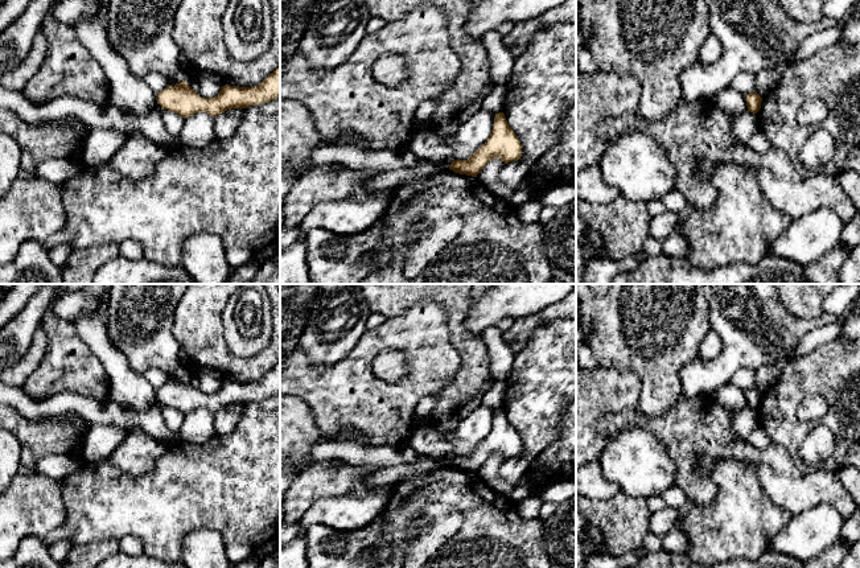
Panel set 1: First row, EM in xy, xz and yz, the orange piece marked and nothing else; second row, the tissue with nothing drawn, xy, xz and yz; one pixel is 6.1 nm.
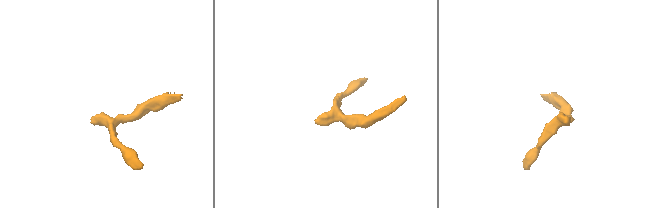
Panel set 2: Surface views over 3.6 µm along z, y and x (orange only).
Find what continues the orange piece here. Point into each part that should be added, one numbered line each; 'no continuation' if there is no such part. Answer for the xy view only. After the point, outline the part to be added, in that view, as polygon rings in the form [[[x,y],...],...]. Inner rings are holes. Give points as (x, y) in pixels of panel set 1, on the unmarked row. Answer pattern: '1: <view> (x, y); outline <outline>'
1: xy (140, 316); outline [[[112,284],[104,318],[112,342],[135,373],[160,369],[174,382],[182,371],[172,326],[186,285]]]

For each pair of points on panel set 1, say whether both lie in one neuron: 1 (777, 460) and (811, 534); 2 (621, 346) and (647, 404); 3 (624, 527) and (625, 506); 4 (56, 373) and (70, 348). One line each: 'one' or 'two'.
1: two
2: one
3: one
4: one

